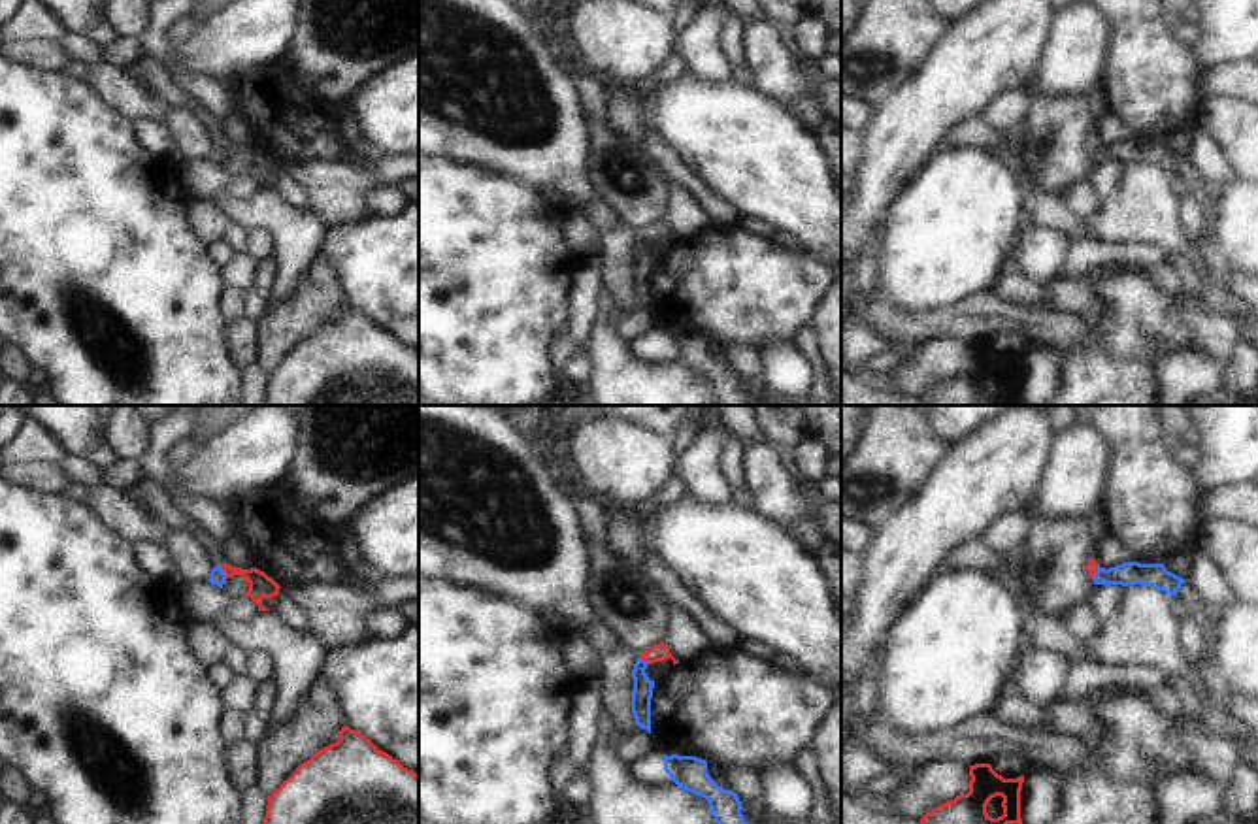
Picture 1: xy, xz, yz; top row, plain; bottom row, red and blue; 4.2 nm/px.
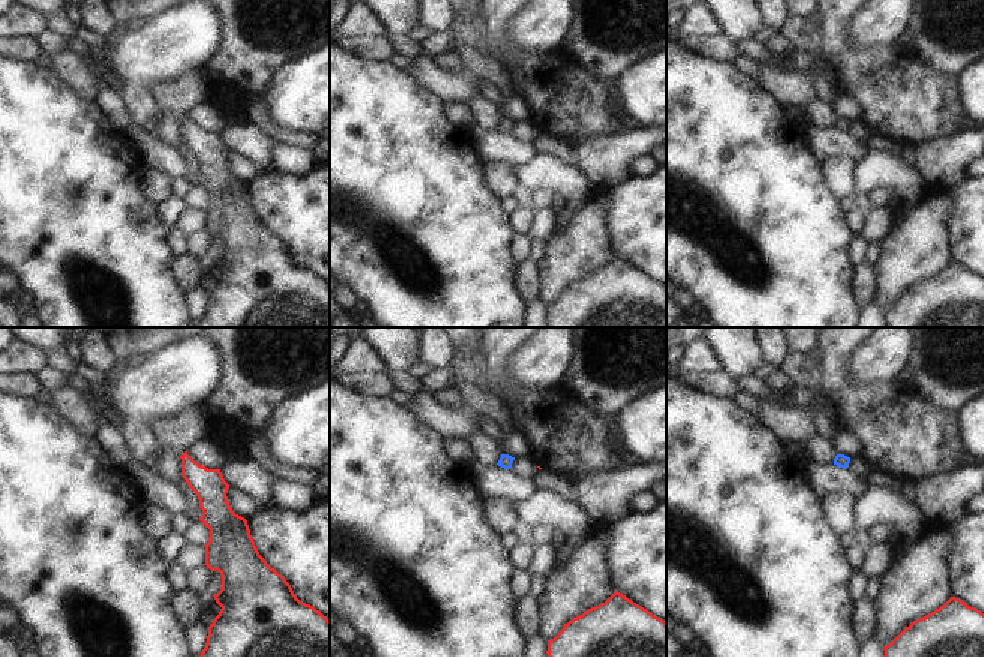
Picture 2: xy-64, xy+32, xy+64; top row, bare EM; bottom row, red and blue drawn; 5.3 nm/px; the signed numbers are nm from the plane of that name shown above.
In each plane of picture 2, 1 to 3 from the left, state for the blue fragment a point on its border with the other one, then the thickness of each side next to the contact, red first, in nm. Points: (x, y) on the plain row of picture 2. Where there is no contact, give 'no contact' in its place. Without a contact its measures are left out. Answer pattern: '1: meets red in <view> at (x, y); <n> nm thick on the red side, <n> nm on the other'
1: no contact
2: no contact
3: no contact

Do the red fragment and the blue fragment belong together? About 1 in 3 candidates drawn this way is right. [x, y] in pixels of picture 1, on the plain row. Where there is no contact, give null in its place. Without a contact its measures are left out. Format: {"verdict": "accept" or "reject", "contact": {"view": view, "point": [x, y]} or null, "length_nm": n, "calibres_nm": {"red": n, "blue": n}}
{"verdict": "reject", "contact": {"view": "xy", "point": [223, 148]}, "length_nm": 70, "calibres_nm": {"red": 100, "blue": 70}}

